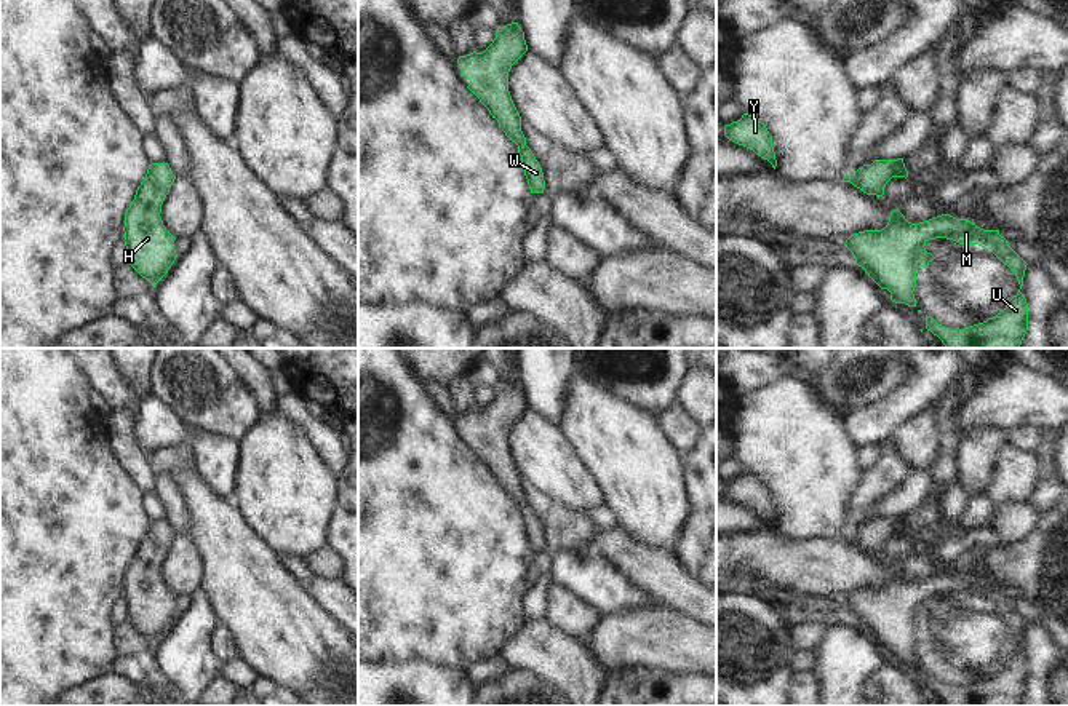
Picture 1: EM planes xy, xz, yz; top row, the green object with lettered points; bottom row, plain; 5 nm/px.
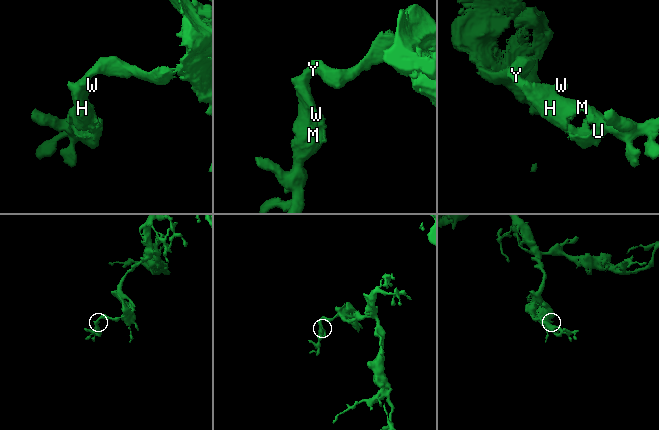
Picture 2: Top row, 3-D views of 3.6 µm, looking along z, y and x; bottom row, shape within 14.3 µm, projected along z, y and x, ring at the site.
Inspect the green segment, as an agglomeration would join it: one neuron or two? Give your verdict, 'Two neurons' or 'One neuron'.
One neuron.

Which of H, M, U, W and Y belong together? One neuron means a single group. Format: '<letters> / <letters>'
H M U W Y

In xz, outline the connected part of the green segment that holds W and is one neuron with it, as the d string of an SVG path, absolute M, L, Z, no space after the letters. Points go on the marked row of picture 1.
M518 22L496 30L496 38L483 53L459 56L460 72L470 80L468 89L497 120L505 136L518 145L531 193L544 193L544 173L521 131L521 117L508 91L508 72L528 51L524 32Z

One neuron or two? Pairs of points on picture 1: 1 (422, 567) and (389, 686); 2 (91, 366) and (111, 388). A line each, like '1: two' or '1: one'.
1: two
2: one

